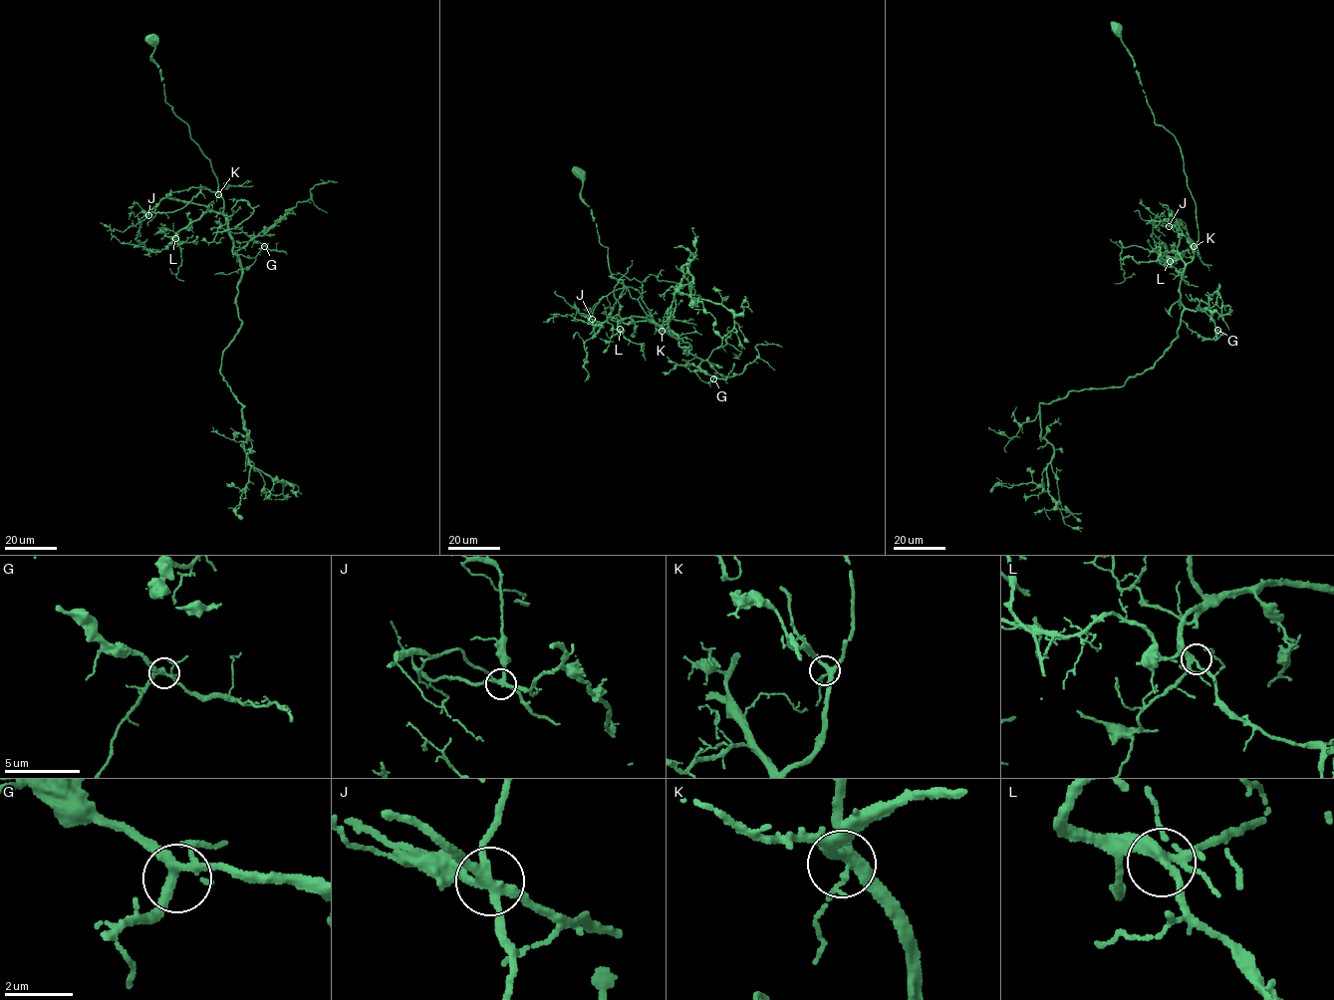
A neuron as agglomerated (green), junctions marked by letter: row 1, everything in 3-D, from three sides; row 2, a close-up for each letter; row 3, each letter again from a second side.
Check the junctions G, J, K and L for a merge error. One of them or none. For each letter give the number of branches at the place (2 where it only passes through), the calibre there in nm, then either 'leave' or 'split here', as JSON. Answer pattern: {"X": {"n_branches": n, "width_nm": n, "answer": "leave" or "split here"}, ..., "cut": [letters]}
{"G": {"n_branches": 5, "width_nm": 260, "answer": "leave"}, "J": {"n_branches": 5, "width_nm": 280, "answer": "split here"}, "K": {"n_branches": 5, "width_nm": 320, "answer": "leave"}, "L": {"n_branches": 5, "width_nm": 260, "answer": "leave"}, "cut": ["J"]}

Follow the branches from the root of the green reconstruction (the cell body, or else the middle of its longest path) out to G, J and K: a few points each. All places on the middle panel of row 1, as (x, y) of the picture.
G: (579, 172), (581, 197), (608, 248), (610, 271), (713, 378)
J: (579, 172), (581, 197), (608, 248), (610, 271), (667, 334), (650, 320), (592, 319)
K: (579, 172), (581, 170), (581, 197), (591, 209), (599, 242), (608, 248), (610, 271), (662, 331)

